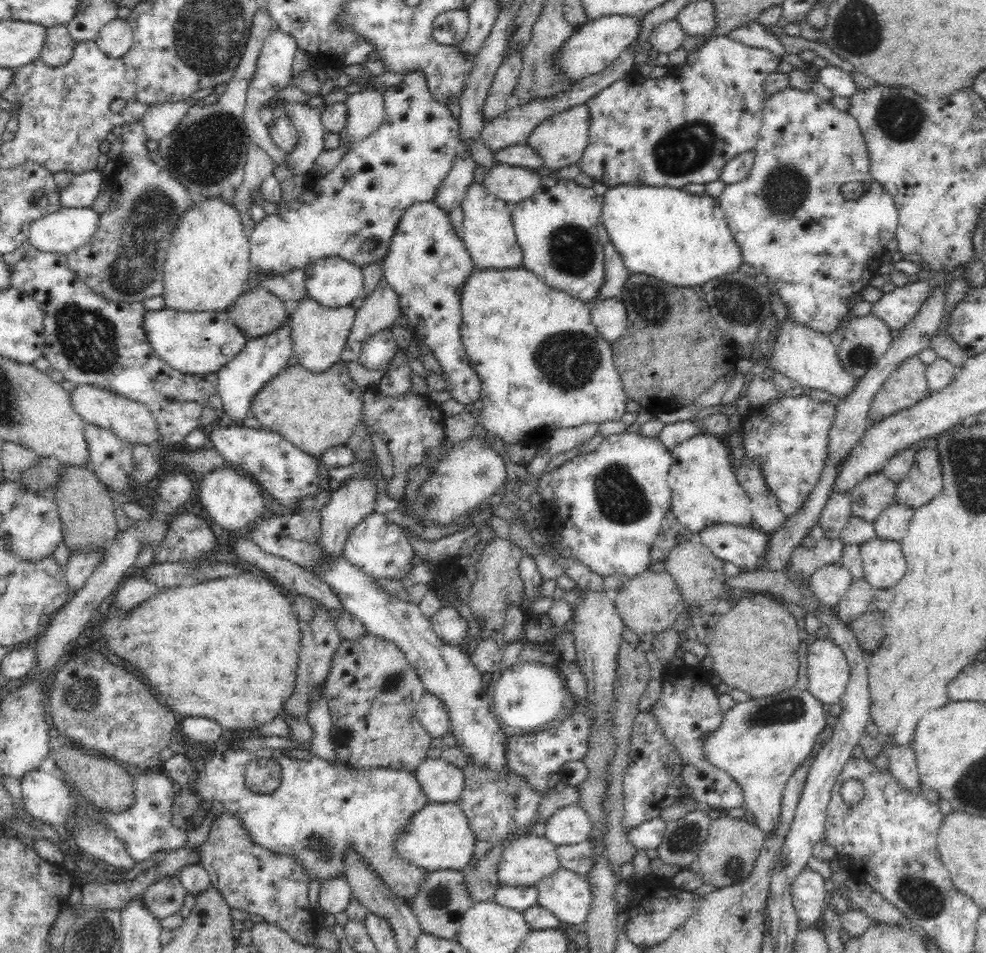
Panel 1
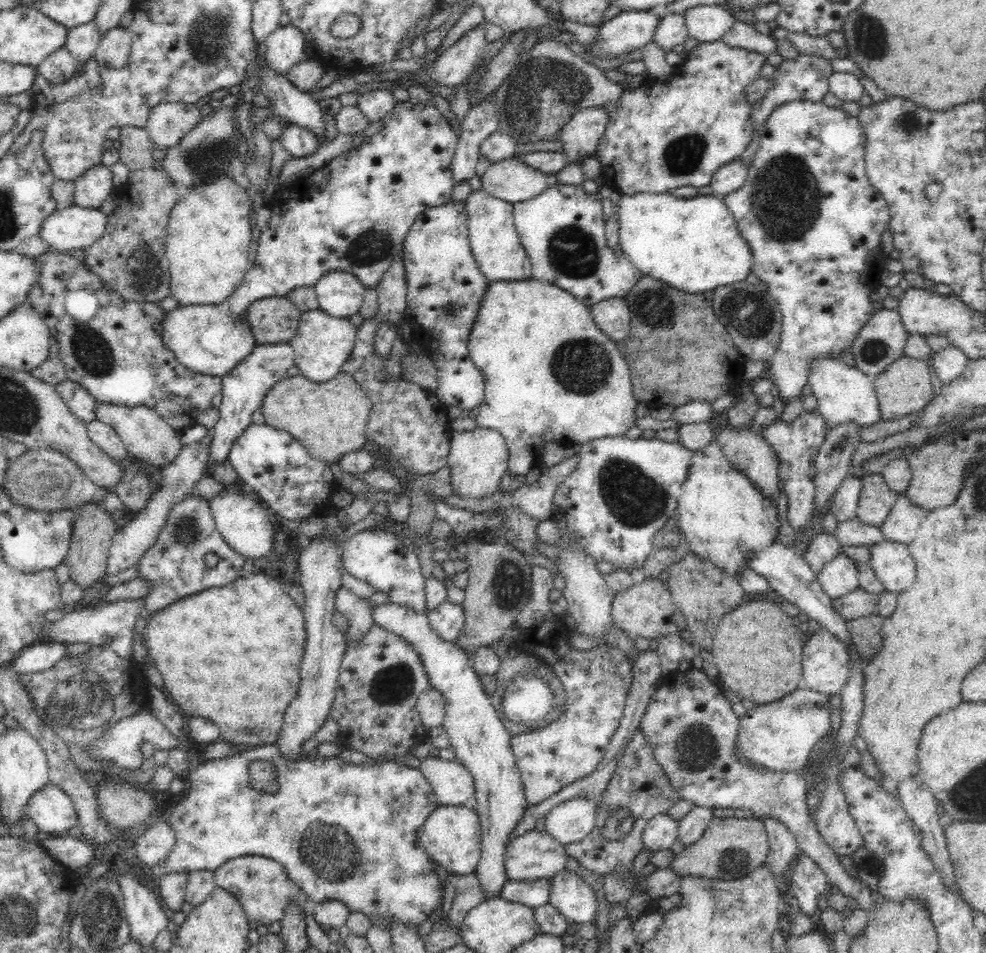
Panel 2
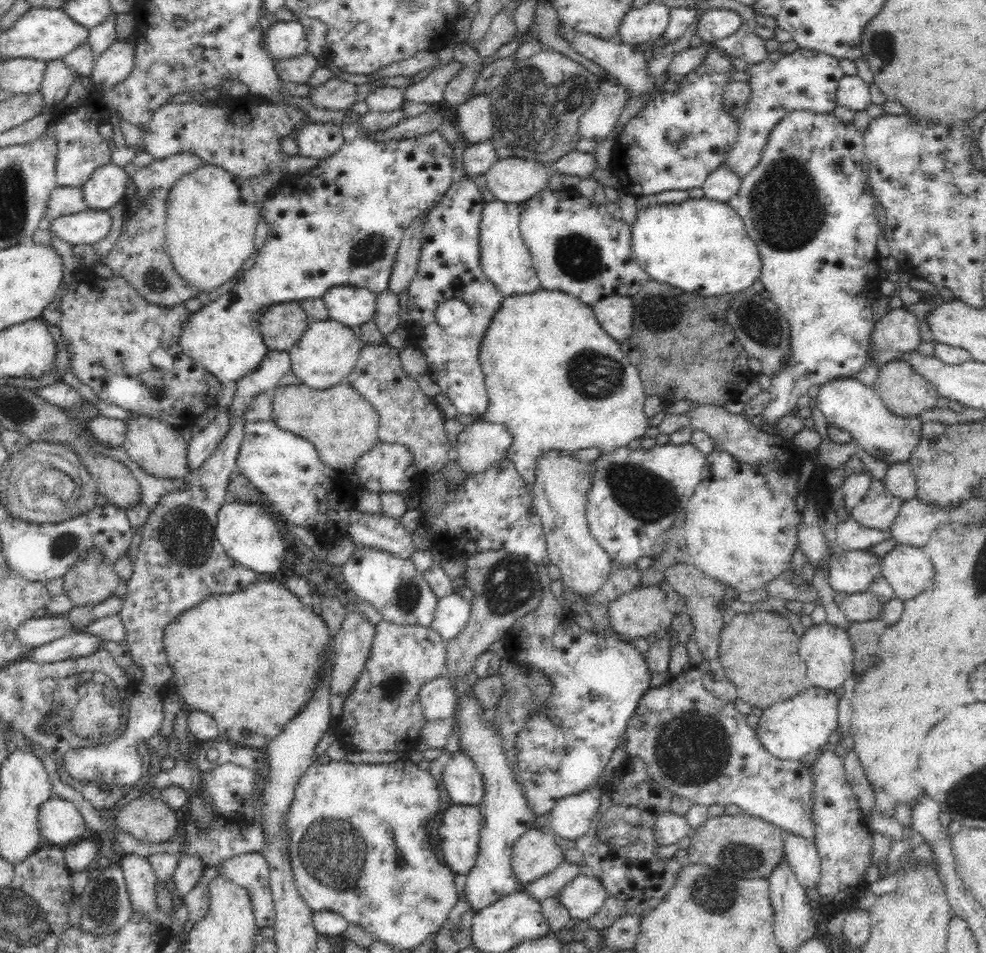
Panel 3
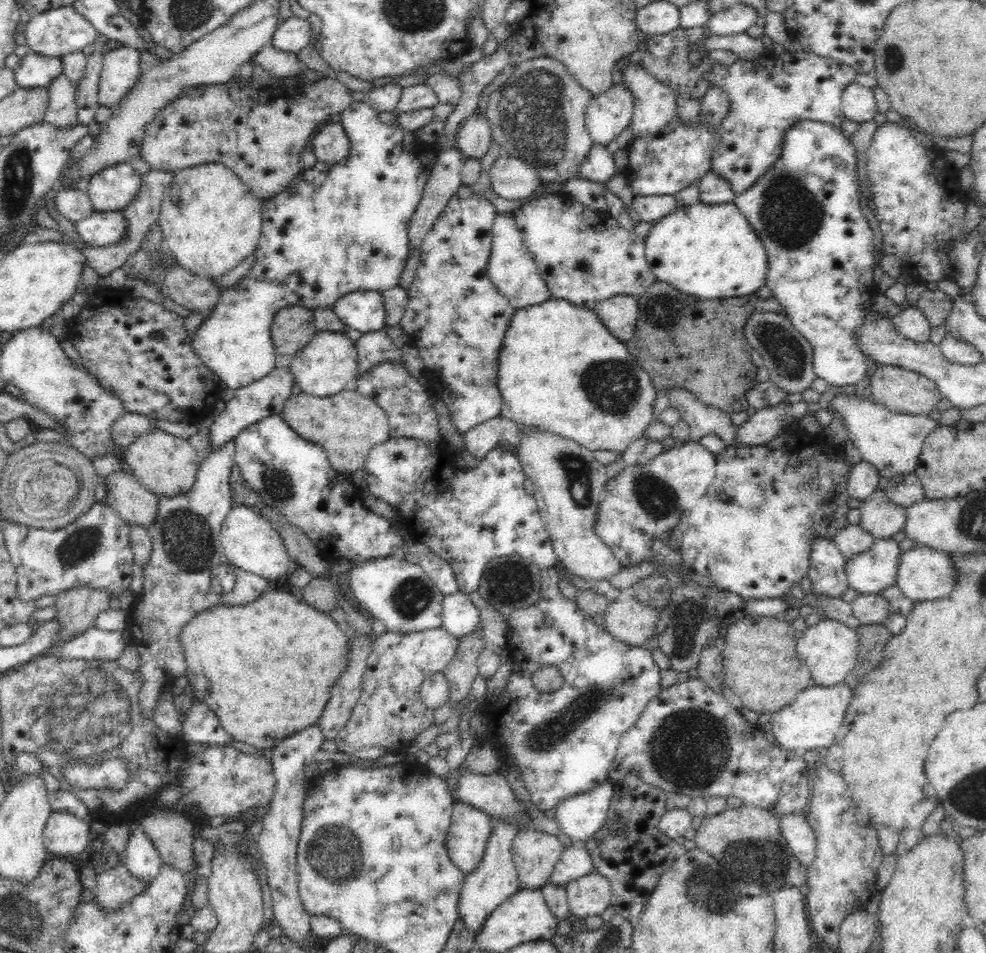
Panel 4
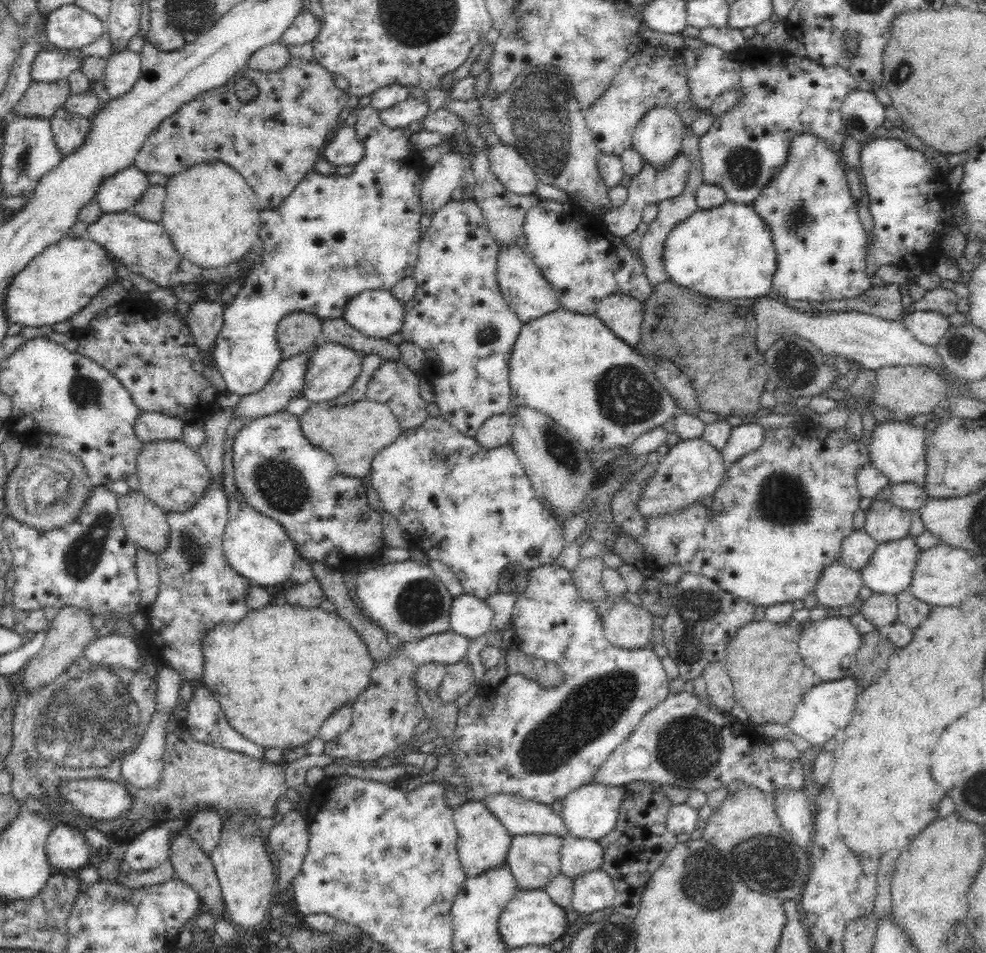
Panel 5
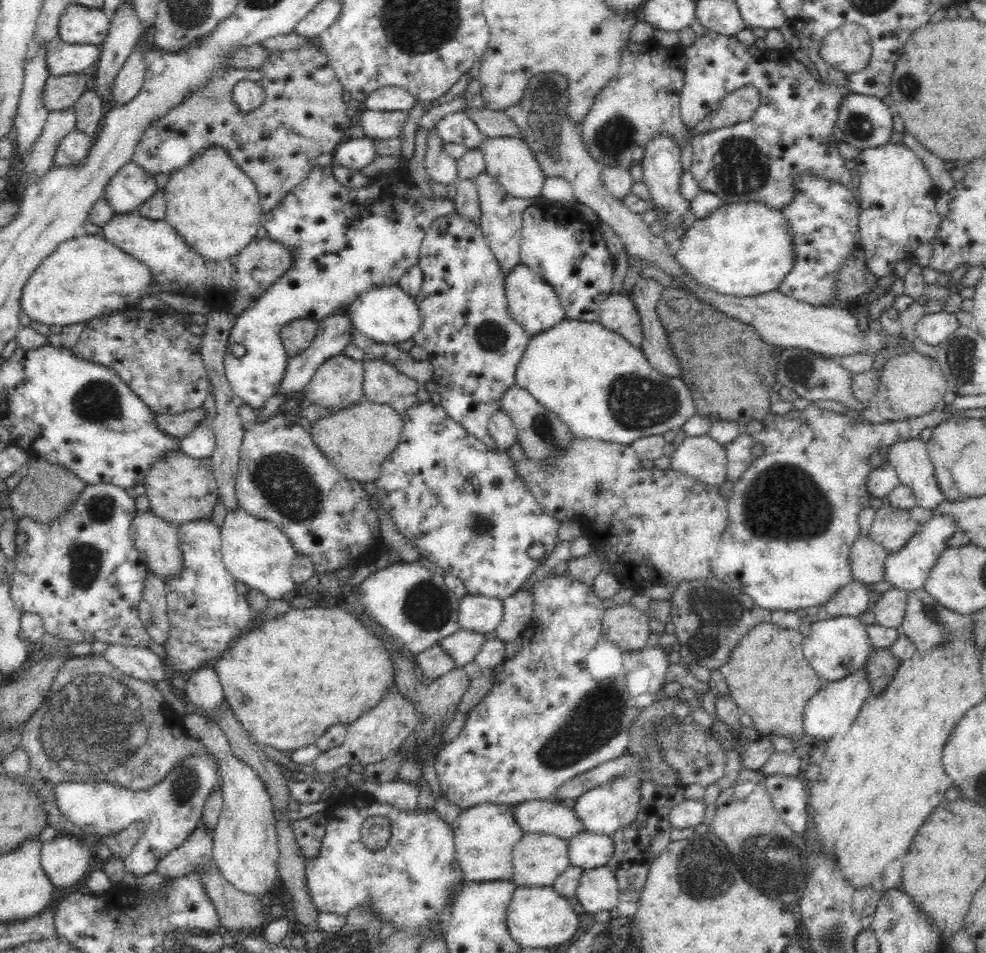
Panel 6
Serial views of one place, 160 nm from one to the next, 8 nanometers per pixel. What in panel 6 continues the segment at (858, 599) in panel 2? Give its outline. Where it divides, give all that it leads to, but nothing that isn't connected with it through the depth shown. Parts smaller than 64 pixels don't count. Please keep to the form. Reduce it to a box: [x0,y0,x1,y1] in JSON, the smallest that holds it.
[874,588,908,628]

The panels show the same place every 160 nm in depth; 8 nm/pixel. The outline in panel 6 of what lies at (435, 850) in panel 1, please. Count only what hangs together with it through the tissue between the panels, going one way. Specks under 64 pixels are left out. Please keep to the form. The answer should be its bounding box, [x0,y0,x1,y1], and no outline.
[451,804,523,882]

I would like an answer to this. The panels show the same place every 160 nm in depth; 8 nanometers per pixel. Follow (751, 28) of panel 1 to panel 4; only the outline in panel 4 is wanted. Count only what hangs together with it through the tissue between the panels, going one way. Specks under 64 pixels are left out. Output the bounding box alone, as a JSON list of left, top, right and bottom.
[704,32,764,60]

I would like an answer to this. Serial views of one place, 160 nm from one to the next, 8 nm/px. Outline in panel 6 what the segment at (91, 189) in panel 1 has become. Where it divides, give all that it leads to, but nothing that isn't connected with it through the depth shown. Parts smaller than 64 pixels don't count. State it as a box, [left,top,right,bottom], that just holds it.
[103,160,156,214]

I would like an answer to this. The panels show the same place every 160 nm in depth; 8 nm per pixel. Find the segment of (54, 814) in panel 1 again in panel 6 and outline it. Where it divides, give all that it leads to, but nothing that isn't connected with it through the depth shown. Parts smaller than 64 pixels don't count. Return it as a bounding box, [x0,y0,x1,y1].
[41,835,93,890]

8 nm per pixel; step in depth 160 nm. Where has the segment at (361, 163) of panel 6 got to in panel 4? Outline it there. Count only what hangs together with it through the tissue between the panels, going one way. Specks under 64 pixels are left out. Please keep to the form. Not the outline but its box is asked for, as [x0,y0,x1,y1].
[309,122,350,164]

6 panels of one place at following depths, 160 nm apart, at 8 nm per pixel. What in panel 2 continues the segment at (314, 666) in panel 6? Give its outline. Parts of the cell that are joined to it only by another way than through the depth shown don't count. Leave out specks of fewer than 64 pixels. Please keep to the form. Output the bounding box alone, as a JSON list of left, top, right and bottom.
[142,574,306,747]

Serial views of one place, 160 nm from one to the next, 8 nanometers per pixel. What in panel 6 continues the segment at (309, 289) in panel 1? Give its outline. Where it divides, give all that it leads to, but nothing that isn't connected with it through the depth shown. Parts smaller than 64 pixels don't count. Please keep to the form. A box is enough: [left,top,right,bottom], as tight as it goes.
[347,285,422,344]

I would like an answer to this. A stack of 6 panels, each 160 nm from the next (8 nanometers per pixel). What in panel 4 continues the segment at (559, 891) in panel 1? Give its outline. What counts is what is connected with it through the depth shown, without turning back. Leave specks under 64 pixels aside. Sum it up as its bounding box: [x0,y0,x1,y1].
[565,872,612,918]

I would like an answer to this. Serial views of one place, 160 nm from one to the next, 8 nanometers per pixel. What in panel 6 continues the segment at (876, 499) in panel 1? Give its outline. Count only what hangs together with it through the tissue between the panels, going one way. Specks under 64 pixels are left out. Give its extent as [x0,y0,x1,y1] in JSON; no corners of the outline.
[869,502,918,553]

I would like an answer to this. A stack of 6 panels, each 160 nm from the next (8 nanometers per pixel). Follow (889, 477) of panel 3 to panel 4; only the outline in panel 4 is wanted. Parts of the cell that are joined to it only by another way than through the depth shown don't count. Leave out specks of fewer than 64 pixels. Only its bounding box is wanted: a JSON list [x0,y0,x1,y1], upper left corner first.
[885,472,925,507]

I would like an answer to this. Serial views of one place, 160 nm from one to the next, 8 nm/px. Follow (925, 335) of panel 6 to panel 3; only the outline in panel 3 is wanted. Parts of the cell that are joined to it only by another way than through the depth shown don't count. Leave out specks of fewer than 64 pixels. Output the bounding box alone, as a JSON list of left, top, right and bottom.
[866,308,920,369]

